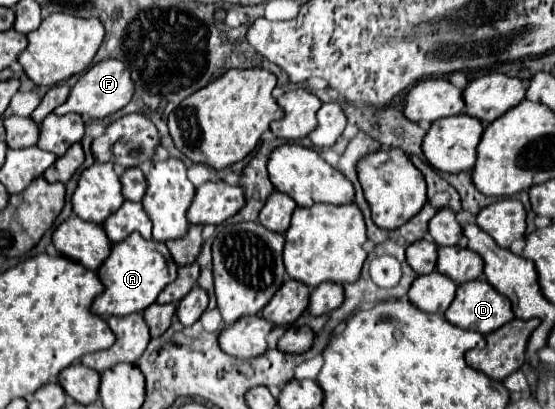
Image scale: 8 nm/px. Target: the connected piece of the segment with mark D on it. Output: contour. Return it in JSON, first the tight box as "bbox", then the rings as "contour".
{"bbox":[444,281,514,335],"contour":[[[468,281],[458,285],[456,299],[444,313],[446,321],[488,335],[514,319],[508,297],[500,295],[488,281]]]}

